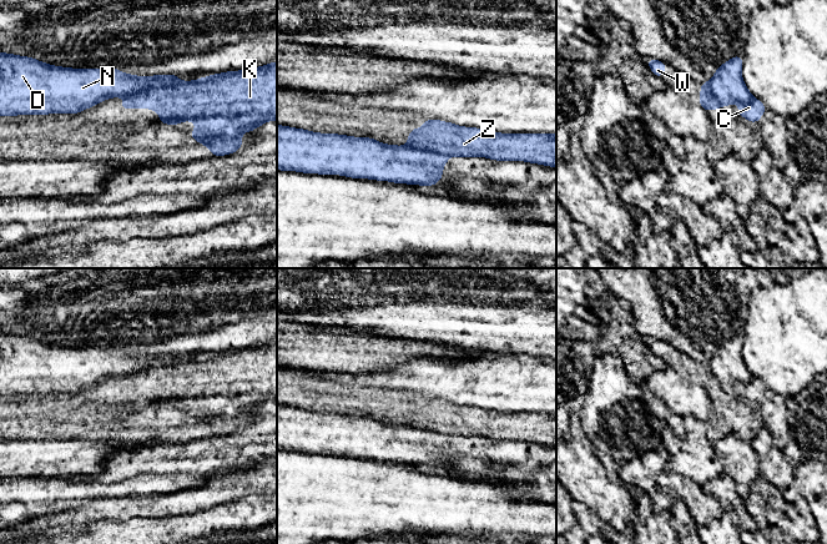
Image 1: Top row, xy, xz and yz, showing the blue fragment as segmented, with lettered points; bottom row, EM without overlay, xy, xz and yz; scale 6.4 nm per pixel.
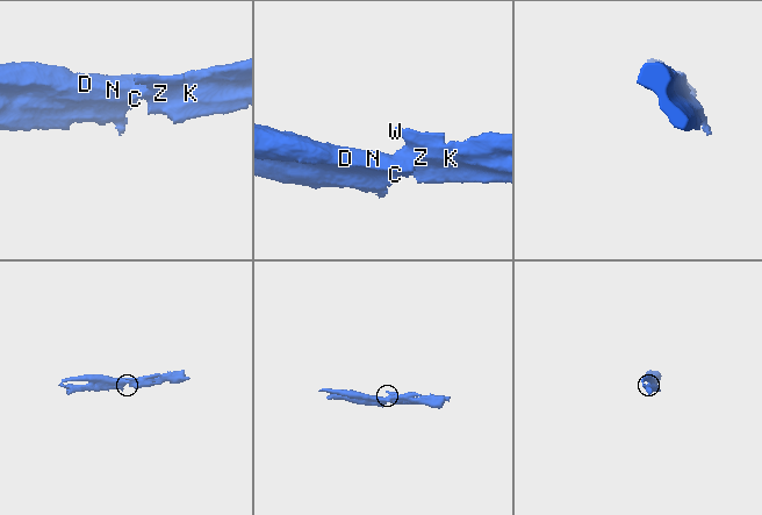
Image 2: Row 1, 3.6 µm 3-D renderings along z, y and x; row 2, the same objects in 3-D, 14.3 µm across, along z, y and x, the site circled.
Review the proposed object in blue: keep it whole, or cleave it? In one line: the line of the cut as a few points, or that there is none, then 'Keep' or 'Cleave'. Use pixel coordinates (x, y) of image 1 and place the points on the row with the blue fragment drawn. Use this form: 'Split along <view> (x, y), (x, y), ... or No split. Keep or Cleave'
Split along xy (178, 81), (171, 85), (160, 85), (136, 91), (127, 97). Cleave

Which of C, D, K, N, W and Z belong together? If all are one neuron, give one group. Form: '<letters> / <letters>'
C D N / K W Z

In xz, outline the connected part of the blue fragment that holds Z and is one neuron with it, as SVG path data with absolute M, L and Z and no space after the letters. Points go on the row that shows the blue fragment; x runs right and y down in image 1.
M424 120L422 129L410 130L408 146L448 156L526 161L556 168L556 134L499 134Z

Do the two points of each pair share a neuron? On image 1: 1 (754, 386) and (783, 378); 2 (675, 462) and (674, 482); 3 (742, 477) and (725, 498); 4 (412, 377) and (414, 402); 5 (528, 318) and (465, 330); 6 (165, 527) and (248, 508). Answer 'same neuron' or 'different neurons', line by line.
1: different neurons
2: different neurons
3: different neurons
4: different neurons
5: same neuron
6: same neuron

